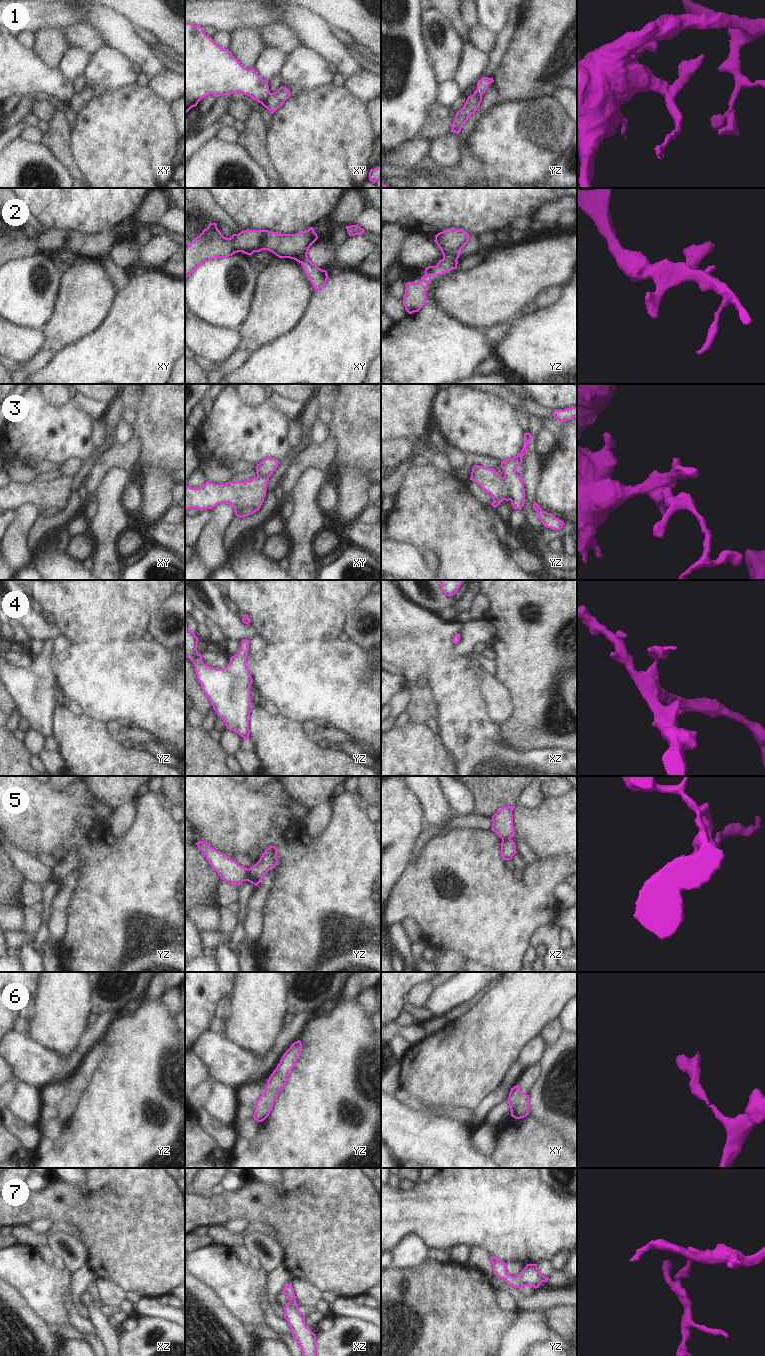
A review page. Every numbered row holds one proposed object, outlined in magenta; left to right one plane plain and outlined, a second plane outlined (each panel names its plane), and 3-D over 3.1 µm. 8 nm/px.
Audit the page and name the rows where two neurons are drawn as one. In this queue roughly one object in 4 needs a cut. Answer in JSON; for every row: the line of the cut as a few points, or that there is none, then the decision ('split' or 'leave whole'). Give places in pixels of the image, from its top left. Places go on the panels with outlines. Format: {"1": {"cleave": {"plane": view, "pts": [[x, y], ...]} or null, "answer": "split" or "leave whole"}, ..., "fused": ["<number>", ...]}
{"1": {"cleave": {"plane": "xy", "pts": [[271, 93], [261, 103]]}, "answer": "split"}, "2": {"cleave": null, "answer": "leave whole"}, "3": {"cleave": null, "answer": "leave whole"}, "4": {"cleave": null, "answer": "leave whole"}, "5": {"cleave": {"plane": "yz", "pts": [[248, 869], [245, 880]]}, "answer": "split"}, "6": {"cleave": null, "answer": "leave whole"}, "7": {"cleave": null, "answer": "leave whole"}, "fused": ["1", "5"]}

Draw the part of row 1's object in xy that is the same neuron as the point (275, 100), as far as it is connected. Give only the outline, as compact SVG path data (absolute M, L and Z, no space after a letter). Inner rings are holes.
M281 86L276 92L271 93L262 103L271 114L273 114L290 97L290 91L287 87Z

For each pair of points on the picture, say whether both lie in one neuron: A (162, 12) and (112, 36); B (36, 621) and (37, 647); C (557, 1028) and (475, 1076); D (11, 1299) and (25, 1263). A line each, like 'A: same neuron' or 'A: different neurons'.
A: different neurons
B: different neurons
C: different neurons
D: different neurons

